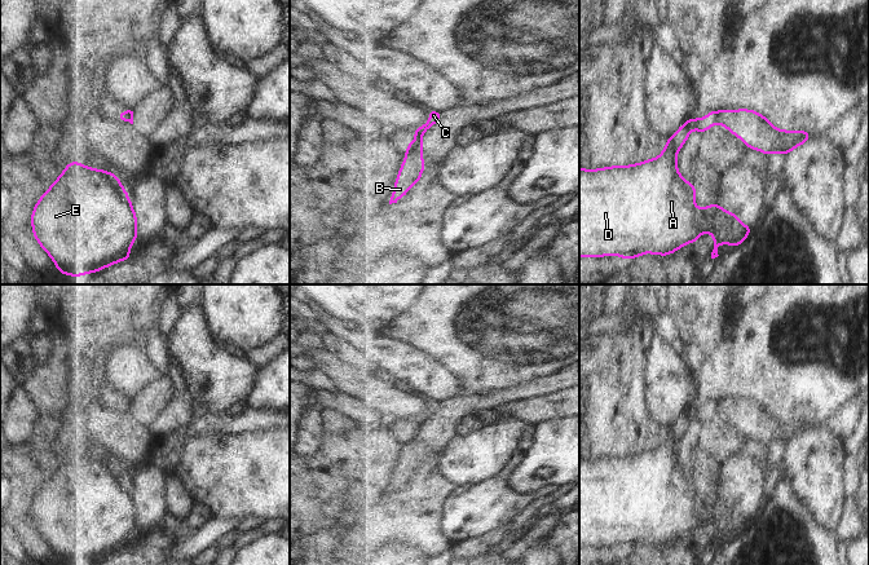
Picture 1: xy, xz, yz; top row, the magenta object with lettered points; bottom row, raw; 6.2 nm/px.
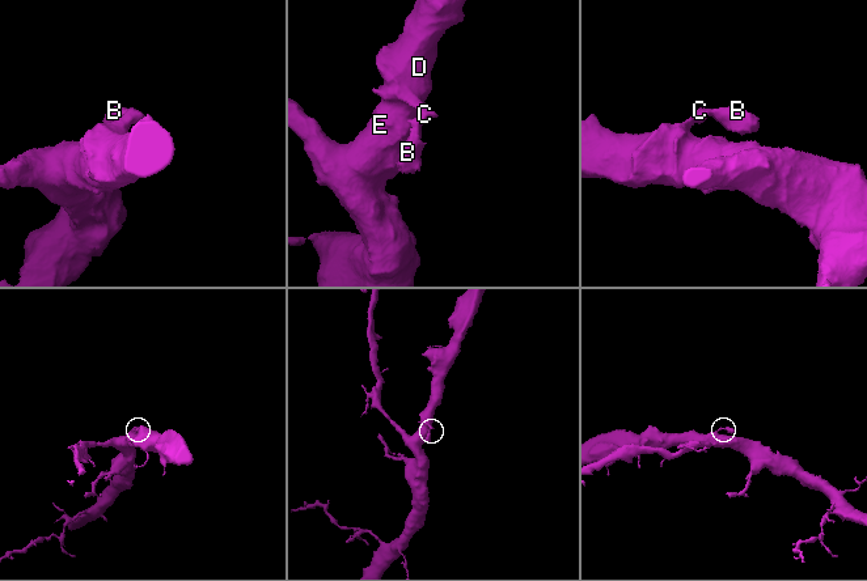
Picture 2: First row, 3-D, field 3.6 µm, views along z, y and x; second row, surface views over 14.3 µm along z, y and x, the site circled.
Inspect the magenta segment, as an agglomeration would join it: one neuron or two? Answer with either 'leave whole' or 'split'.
split

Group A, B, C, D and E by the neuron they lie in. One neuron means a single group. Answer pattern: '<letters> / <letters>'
A C D E / B

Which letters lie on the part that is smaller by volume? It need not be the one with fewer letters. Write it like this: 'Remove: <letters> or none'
Remove: B

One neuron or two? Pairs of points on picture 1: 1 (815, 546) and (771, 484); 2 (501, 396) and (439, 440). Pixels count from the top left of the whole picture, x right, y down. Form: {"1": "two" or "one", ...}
{"1": "two", "2": "one"}

